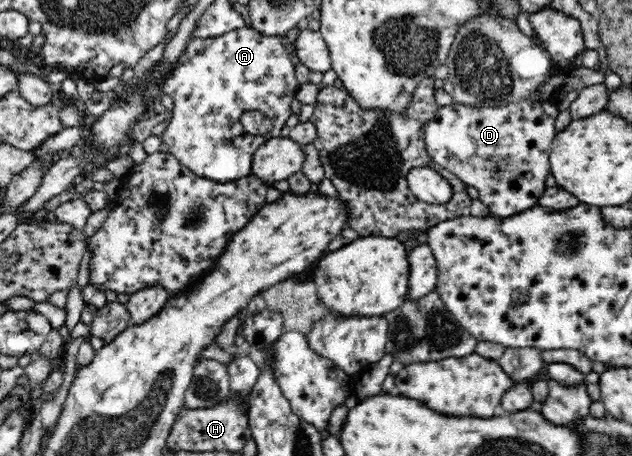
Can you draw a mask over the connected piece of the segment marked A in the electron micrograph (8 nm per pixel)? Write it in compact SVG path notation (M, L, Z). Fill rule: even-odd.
M247 27L229 31L215 38L193 38L187 42L183 54L174 64L171 77L158 91L164 98L171 98L173 108L161 143L166 143L168 151L197 176L212 178L217 182L233 182L252 174L253 157L256 150L272 137L280 137L280 130L290 117L290 103L296 98L299 82L296 78L294 64L282 46L281 36L262 35ZM244 111L260 111L272 120L269 135L253 136L240 123Z

